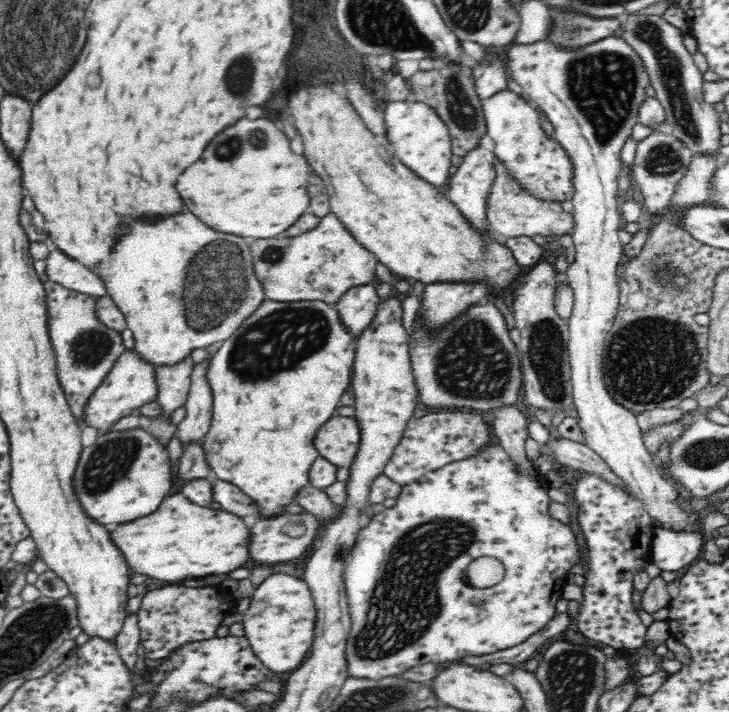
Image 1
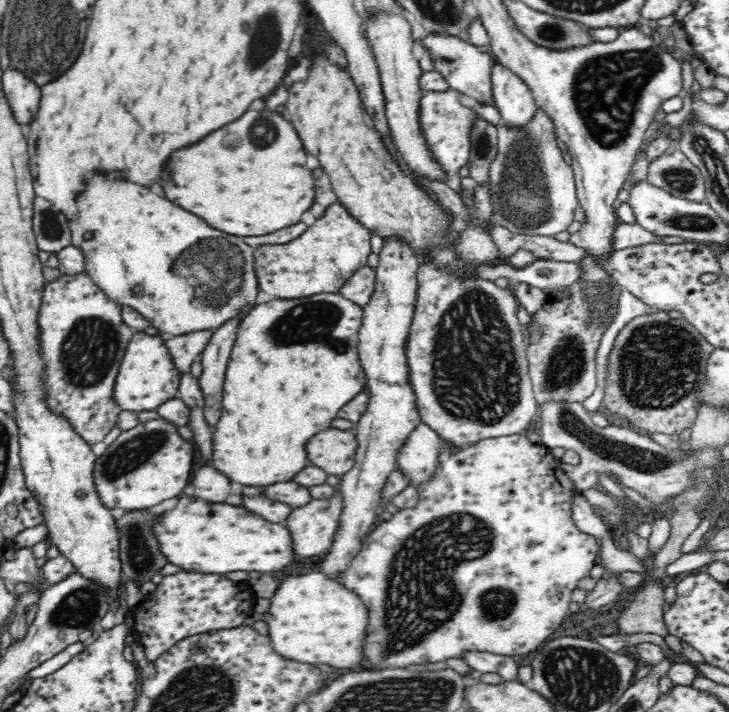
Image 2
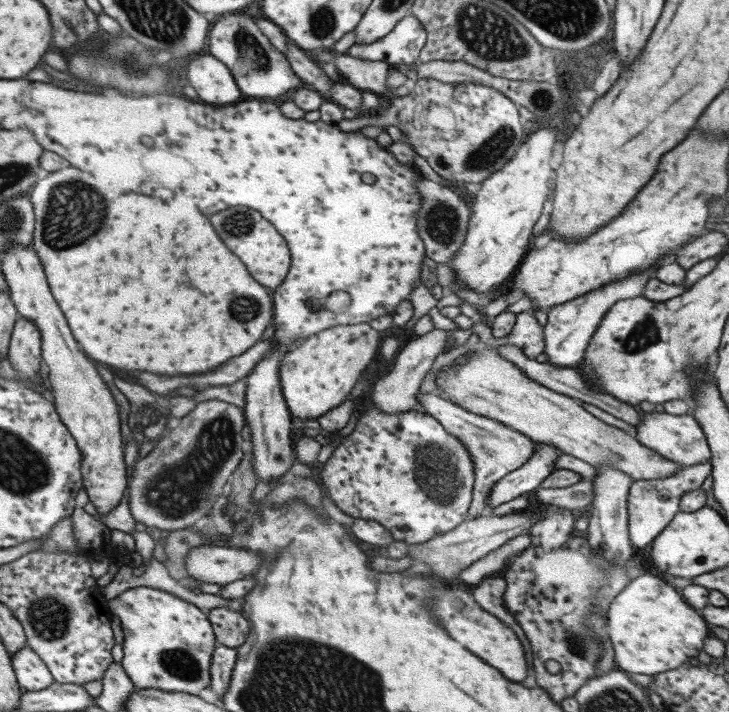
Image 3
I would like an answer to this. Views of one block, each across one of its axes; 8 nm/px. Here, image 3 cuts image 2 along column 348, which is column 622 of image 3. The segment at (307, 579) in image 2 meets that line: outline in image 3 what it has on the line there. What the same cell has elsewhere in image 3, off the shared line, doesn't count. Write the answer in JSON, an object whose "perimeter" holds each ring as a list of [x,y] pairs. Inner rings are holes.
{"perimeter":[[[643,574],[631,579],[609,604],[607,626],[618,670],[652,676],[693,661],[702,650],[703,641],[709,635],[707,623],[667,584],[671,583],[660,576]]]}

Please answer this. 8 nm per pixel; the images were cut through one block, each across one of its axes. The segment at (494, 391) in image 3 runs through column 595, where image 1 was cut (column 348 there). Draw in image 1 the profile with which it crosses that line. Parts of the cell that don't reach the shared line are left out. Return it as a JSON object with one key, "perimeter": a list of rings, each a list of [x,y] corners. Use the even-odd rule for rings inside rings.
{"perimeter":[[[335,415],[316,433],[314,447],[320,457],[337,469],[349,468],[360,446],[357,422],[352,417]]]}

